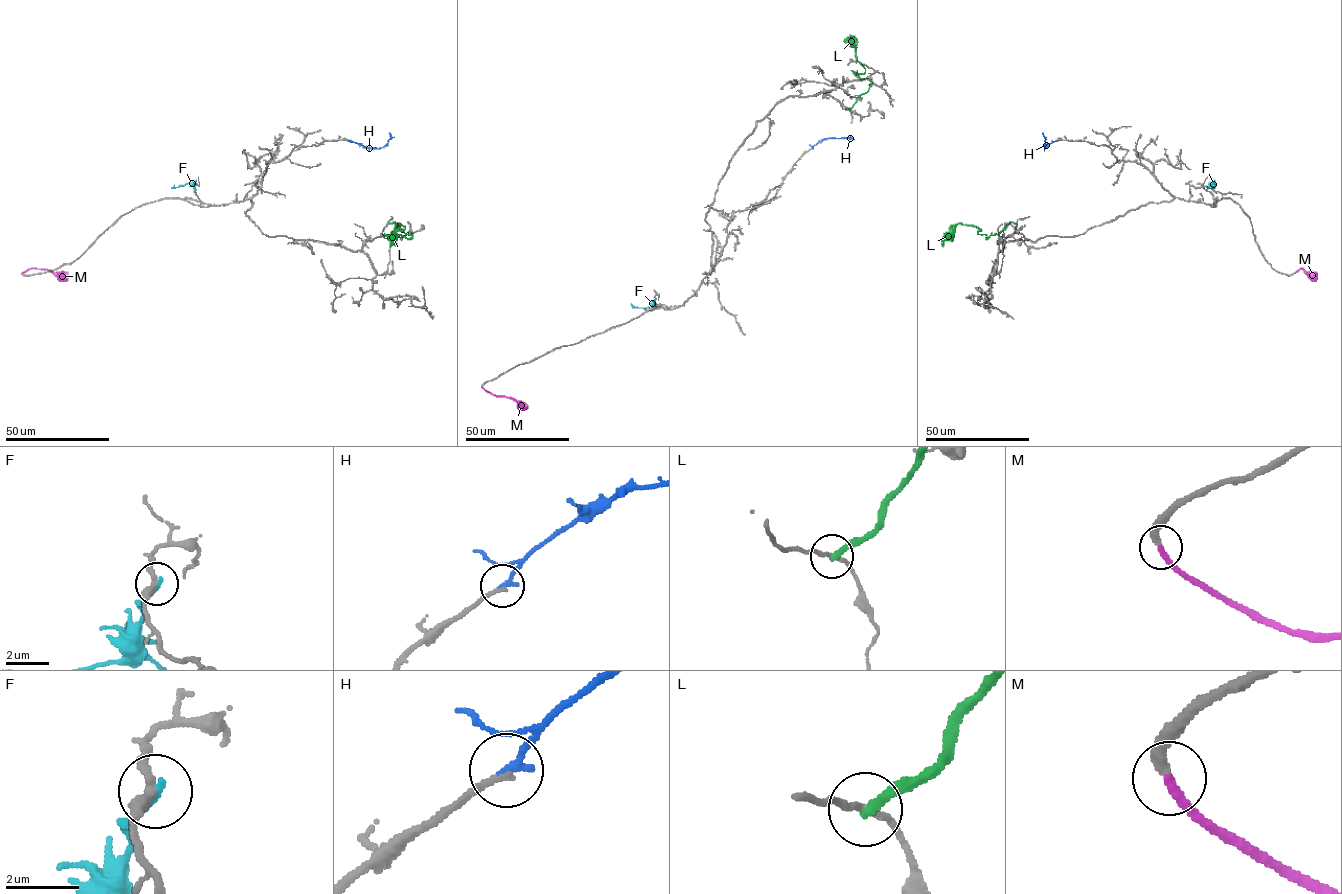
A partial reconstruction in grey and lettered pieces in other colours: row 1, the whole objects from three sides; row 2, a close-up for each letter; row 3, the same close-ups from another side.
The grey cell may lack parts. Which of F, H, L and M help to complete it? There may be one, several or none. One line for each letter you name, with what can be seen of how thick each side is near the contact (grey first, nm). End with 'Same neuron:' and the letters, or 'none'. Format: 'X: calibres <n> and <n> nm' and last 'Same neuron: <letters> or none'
H: calibres 190 and 200 nm
M: calibres 300 and 280 nm
Same neuron: H, M

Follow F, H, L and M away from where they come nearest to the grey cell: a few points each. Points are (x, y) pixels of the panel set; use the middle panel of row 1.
F: (655, 299), (652, 306), (646, 308), (631, 304)
H: (812, 148), (824, 139), (850, 136)
L: (848, 110), (871, 82), (852, 71), (865, 71), (856, 58), (856, 40), (850, 35)
M: (483, 387), (494, 395), (511, 397), (527, 408)

